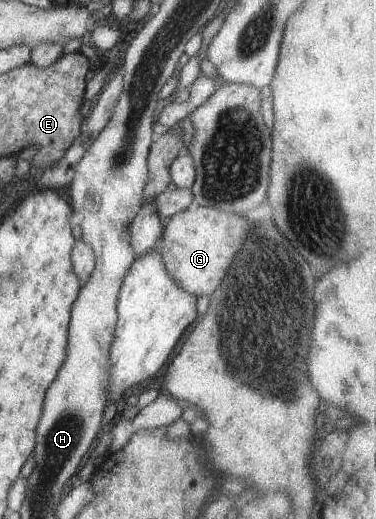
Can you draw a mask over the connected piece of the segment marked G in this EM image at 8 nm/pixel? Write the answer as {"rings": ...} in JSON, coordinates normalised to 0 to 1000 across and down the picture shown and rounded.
{"rings":[[[524,395],[434,426],[436,445],[423,480],[441,507],[441,522],[479,553],[505,561],[511,568],[559,568],[585,549],[601,518],[644,476],[665,430],[638,414],[617,414],[606,407],[590,410],[569,399]]]}

